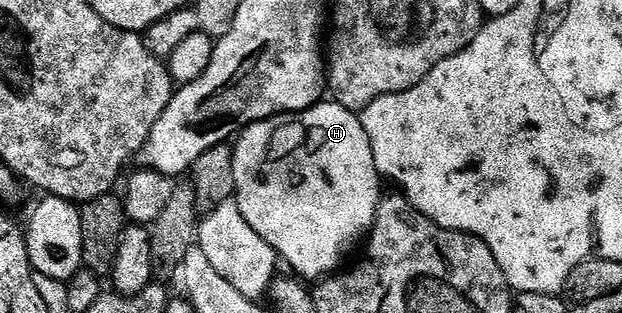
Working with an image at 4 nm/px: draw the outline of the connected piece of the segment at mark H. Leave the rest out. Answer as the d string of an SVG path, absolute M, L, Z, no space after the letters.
M318 102L302 112L286 112L280 116L272 116L270 120L260 120L247 128L242 128L232 145L232 150L235 166L235 199L243 218L247 218L247 226L251 226L251 230L255 230L255 234L259 234L263 242L270 244L277 251L278 257L284 263L286 260L298 272L294 272L298 277L317 282L324 277L334 275L346 263L345 255L357 243L360 245L366 239L367 233L373 227L377 209L383 200L383 195L381 196L383 180L377 174L375 154L371 154L371 142L367 138L367 130L363 130L360 115L332 102Z

